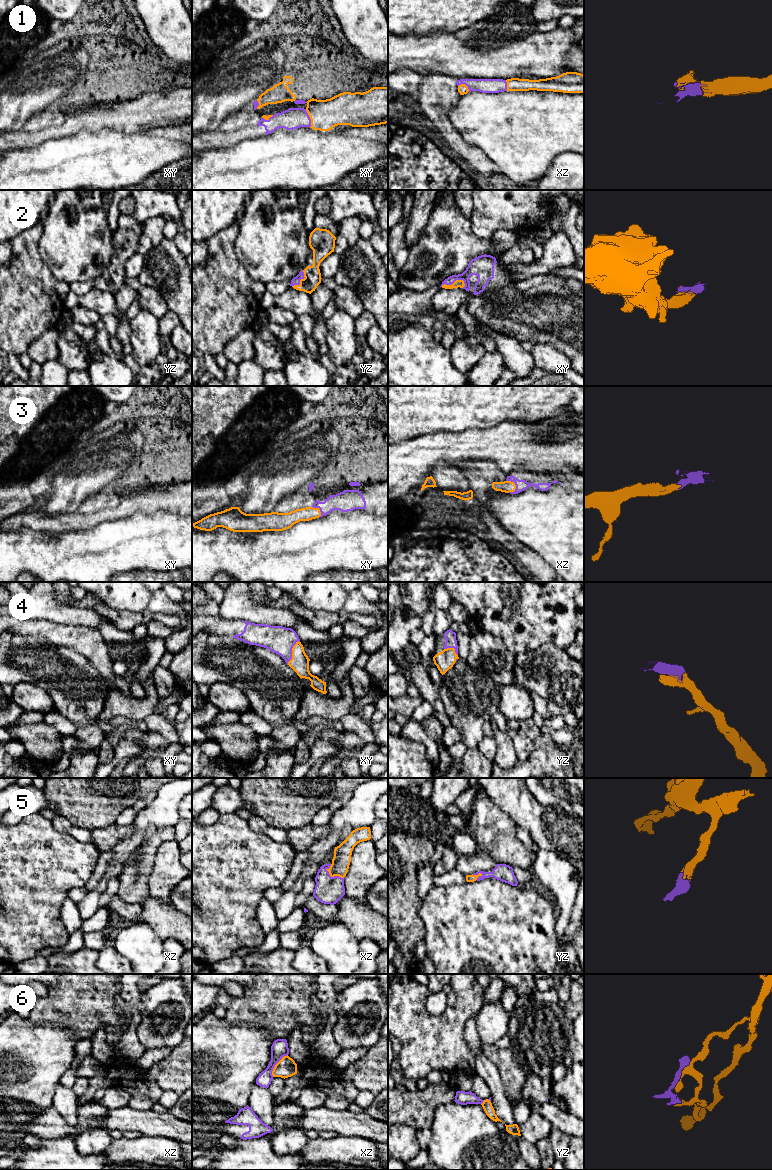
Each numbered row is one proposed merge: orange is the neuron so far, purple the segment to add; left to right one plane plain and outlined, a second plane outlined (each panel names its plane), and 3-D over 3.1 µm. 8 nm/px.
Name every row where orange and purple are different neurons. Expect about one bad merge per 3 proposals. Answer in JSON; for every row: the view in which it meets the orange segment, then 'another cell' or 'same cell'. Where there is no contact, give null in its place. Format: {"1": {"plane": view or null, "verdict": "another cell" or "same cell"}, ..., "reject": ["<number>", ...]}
{"1": {"plane": "xy", "verdict": "same cell"}, "2": {"plane": "xy", "verdict": "same cell"}, "3": {"plane": "xz", "verdict": "same cell"}, "4": {"plane": "xy", "verdict": "same cell"}, "5": {"plane": "xz", "verdict": "same cell"}, "6": {"plane": "xz", "verdict": "another cell"}, "reject": ["6"]}

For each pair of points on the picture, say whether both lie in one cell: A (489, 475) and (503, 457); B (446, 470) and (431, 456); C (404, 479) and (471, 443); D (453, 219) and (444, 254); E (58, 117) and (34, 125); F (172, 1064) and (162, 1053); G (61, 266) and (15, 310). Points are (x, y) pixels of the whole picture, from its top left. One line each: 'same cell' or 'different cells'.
A: different cells
B: different cells
C: same cell
D: same cell
E: same cell
F: different cells
G: different cells

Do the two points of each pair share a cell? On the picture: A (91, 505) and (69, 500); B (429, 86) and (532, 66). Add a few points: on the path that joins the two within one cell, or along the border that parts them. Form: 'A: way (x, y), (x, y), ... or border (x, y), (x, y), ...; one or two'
A: border (102, 490), (90, 495), (81, 504); two
B: border (434, 70), (450, 76), (455, 82); two

